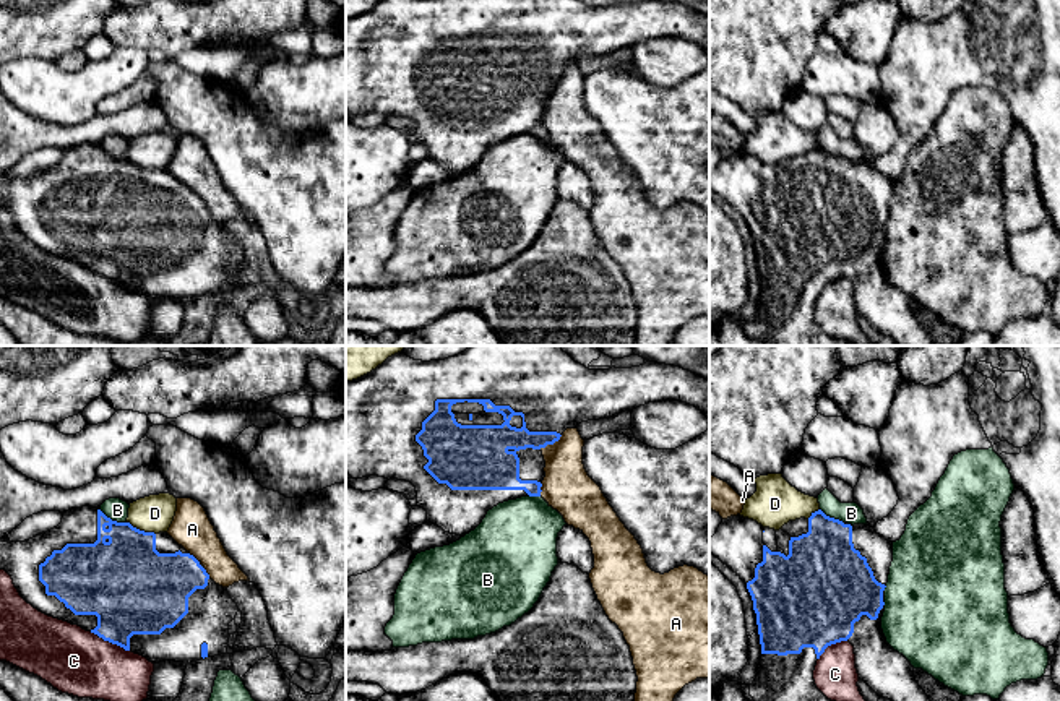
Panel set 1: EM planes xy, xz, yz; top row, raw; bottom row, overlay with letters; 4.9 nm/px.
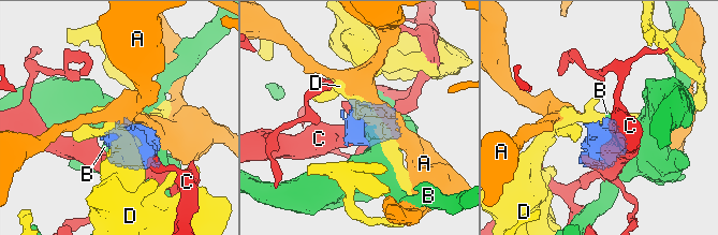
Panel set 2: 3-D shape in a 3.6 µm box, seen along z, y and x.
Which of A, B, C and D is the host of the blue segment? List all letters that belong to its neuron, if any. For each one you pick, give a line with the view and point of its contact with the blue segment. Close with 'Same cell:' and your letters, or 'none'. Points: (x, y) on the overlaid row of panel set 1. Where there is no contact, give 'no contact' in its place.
Same cell: none

